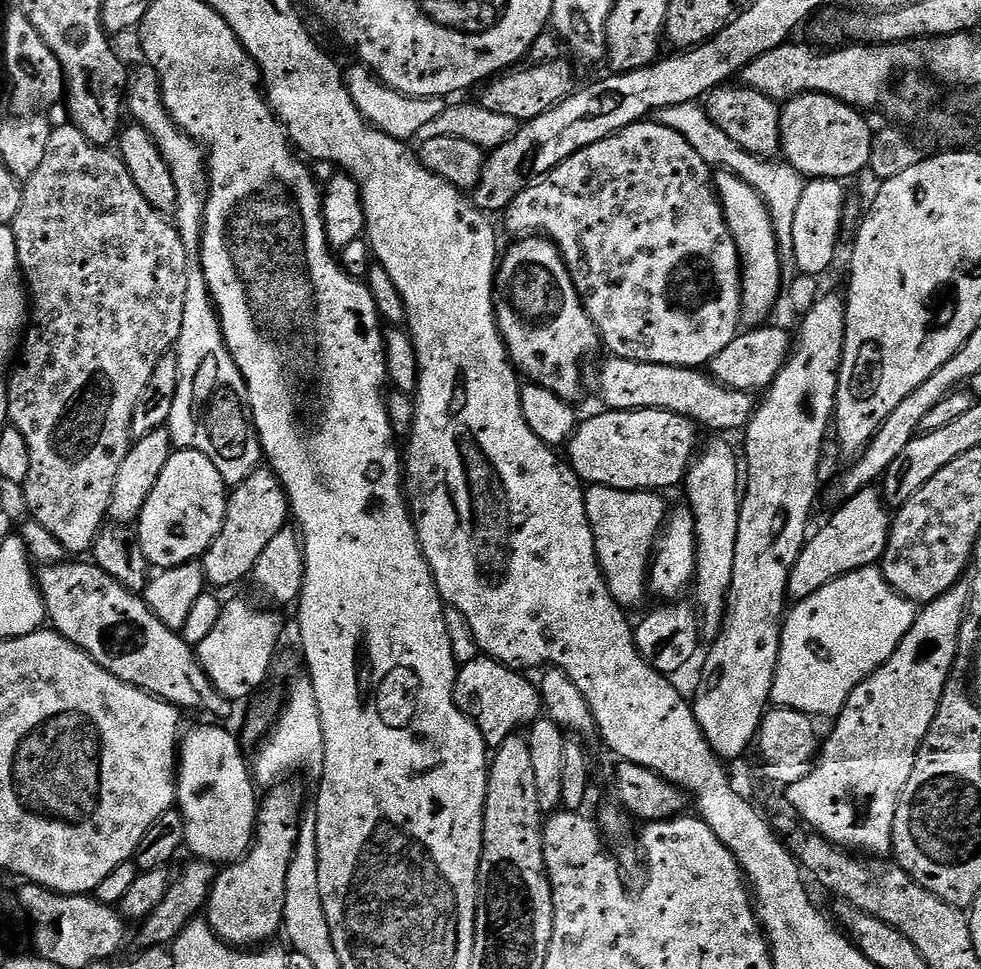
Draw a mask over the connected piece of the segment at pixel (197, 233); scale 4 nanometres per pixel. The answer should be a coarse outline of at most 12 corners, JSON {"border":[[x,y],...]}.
{"border":[[140,62],[126,108],[154,138],[176,187],[182,242],[200,243],[208,201],[203,147],[172,120]]}

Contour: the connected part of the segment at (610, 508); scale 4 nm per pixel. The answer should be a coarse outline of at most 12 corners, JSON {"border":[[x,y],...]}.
{"border":[[589,487],[600,575],[625,610],[650,592],[663,495]]}

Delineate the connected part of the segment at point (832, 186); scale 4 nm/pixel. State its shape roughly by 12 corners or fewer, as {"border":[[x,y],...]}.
{"border":[[809,179],[794,217],[797,273],[820,278],[844,224],[838,180]]}

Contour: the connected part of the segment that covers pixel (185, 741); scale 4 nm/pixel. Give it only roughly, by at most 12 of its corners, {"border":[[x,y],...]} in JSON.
{"border":[[200,724],[178,744],[184,844],[227,866],[252,846],[257,785],[241,741]]}

